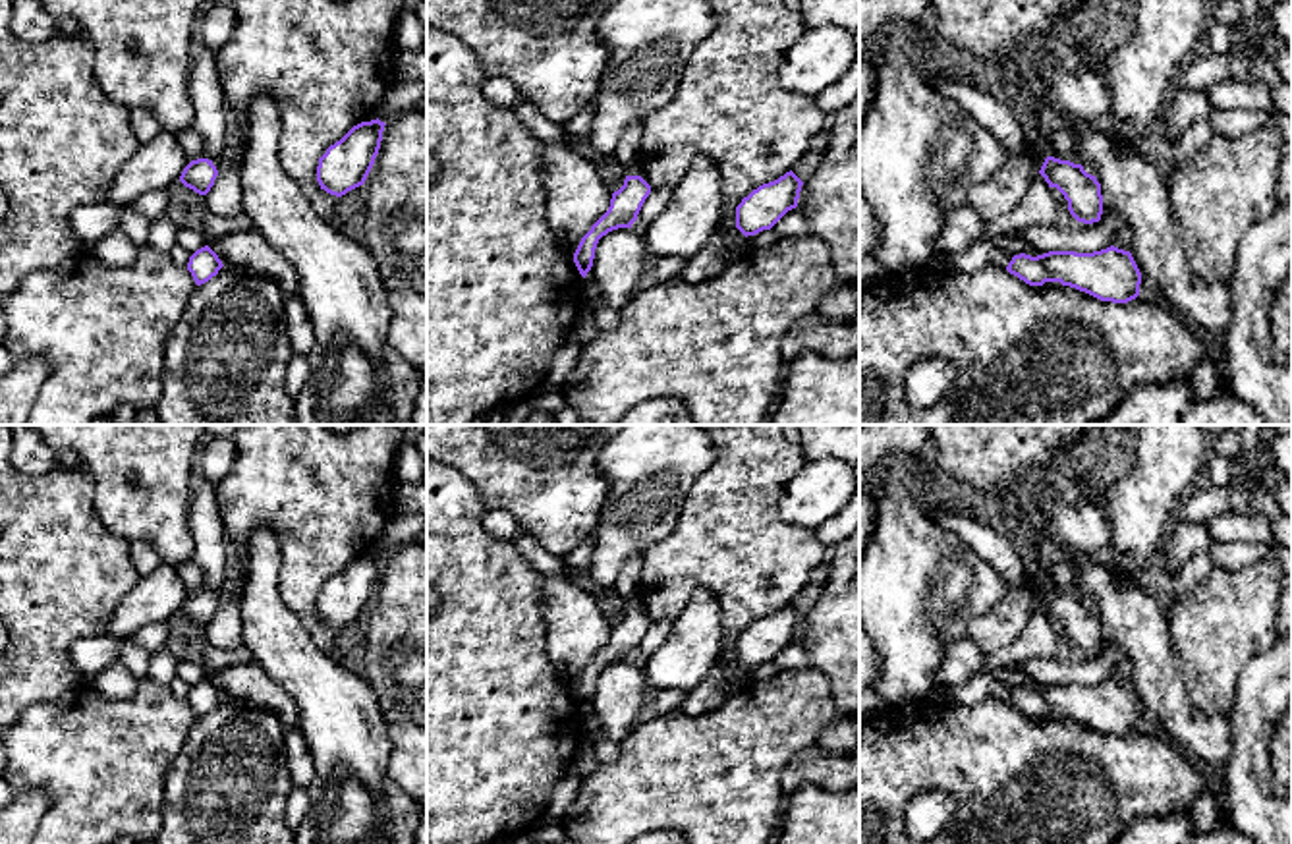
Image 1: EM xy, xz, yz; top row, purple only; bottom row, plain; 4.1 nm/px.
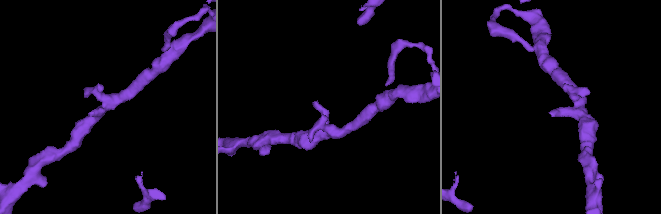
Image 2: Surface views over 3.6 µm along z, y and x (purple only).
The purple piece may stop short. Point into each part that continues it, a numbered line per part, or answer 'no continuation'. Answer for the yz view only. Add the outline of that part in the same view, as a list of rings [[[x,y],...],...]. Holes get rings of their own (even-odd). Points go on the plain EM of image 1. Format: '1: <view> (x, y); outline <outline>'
no continuation

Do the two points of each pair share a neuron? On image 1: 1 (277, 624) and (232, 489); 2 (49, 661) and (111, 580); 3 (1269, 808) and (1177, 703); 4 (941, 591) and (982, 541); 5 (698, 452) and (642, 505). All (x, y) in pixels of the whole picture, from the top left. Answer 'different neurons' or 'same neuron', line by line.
1: different neurons
2: same neuron
3: different neurons
4: different neurons
5: same neuron

